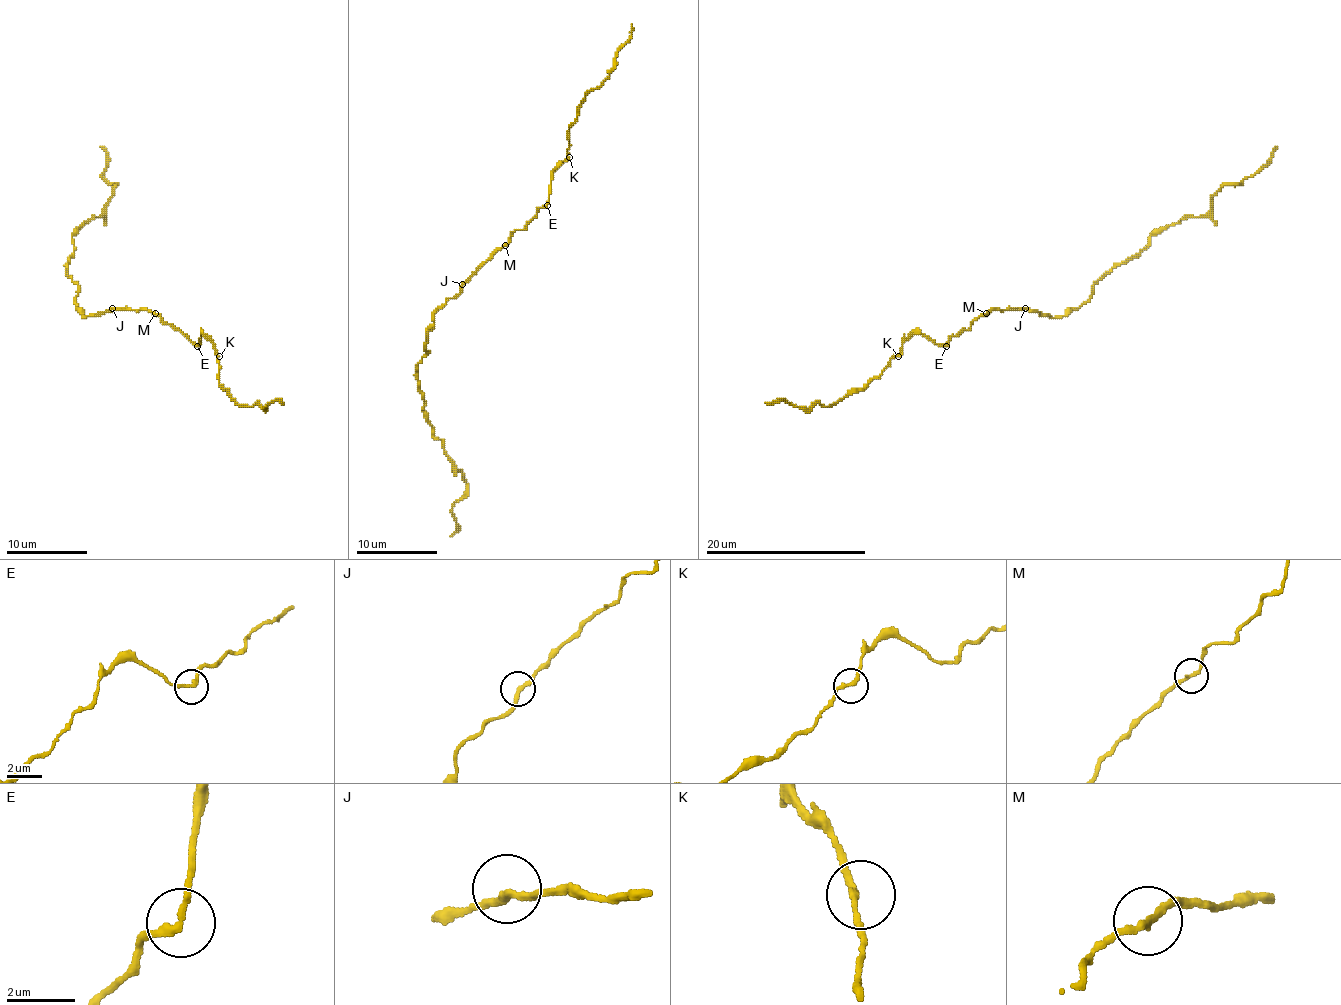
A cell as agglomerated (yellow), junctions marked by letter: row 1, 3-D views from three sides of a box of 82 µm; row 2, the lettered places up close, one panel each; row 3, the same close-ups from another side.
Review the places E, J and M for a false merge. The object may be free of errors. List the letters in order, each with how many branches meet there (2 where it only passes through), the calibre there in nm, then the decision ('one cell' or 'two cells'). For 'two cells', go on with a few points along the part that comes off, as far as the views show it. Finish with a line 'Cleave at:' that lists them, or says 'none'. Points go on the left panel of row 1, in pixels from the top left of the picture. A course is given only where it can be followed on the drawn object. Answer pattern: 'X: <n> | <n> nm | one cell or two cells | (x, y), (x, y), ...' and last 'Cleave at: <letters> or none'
E: 2 | 200 nm | one cell
J: 2 | 200 nm | one cell
M: 2 | 190 nm | one cell
Cleave at: none

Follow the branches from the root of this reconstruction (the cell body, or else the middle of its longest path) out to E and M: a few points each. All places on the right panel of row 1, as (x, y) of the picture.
E: (1025, 310), (987, 312), (967, 330), (952, 336), (946, 346)
M: (1025, 310), (993, 310), (987, 314)

